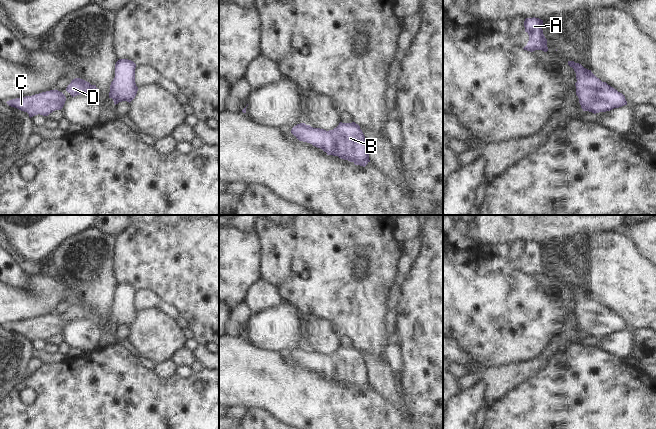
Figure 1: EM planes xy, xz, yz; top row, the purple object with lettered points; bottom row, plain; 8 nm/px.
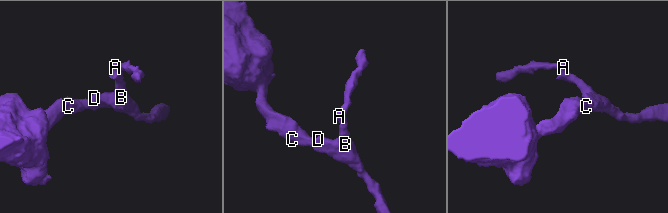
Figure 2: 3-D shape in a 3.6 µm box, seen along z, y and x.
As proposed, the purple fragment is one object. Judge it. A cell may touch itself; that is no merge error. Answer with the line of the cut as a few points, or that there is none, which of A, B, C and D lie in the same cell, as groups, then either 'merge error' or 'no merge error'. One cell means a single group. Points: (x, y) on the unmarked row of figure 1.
no cut | A B C D | no merge error

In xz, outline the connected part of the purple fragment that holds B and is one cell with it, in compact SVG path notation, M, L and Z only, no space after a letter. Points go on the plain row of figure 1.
M305 347L294 350L291 357L299 364L322 373L327 379L365 391L369 386L368 368L360 350L342 347L333 354L313 352Z

